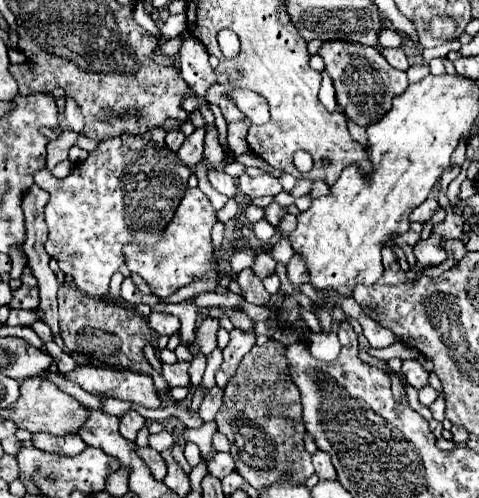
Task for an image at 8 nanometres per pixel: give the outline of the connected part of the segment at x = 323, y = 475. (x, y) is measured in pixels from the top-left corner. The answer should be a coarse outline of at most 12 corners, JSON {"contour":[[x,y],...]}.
{"contour":[[317,450],[313,466],[319,480],[337,480],[331,458]]}

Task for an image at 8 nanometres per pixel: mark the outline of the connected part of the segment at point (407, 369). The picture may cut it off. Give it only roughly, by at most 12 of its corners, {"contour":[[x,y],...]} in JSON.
{"contour":[[403,360],[401,372],[415,388],[427,384],[427,372],[417,360]]}

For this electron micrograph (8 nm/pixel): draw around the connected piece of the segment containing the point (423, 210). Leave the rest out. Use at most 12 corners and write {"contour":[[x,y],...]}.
{"contour":[[427,198],[417,206],[409,222],[427,222],[439,202],[435,198]]}

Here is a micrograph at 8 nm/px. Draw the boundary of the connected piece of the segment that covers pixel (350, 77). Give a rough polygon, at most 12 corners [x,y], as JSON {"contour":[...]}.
{"contour":[[321,44],[339,108],[377,122],[409,86],[379,48]]}

